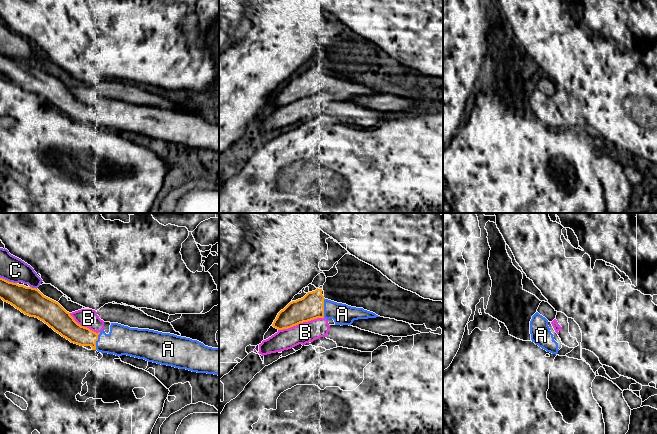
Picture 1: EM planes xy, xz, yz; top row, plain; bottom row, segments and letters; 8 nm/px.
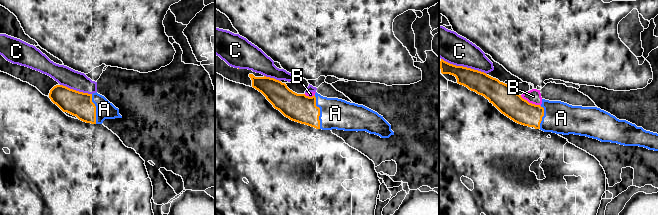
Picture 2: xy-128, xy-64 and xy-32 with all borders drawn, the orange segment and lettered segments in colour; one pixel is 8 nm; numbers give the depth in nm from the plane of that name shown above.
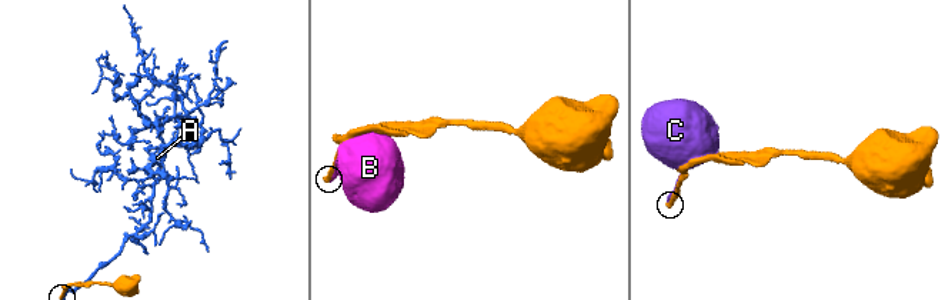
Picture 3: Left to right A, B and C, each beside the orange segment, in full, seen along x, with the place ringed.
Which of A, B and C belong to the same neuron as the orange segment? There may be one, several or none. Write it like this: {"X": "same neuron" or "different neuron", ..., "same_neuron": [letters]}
{"A": "same neuron", "B": "different neuron", "C": "different neuron", "same_neuron": ["A"]}

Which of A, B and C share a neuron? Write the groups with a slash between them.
A / B / C

